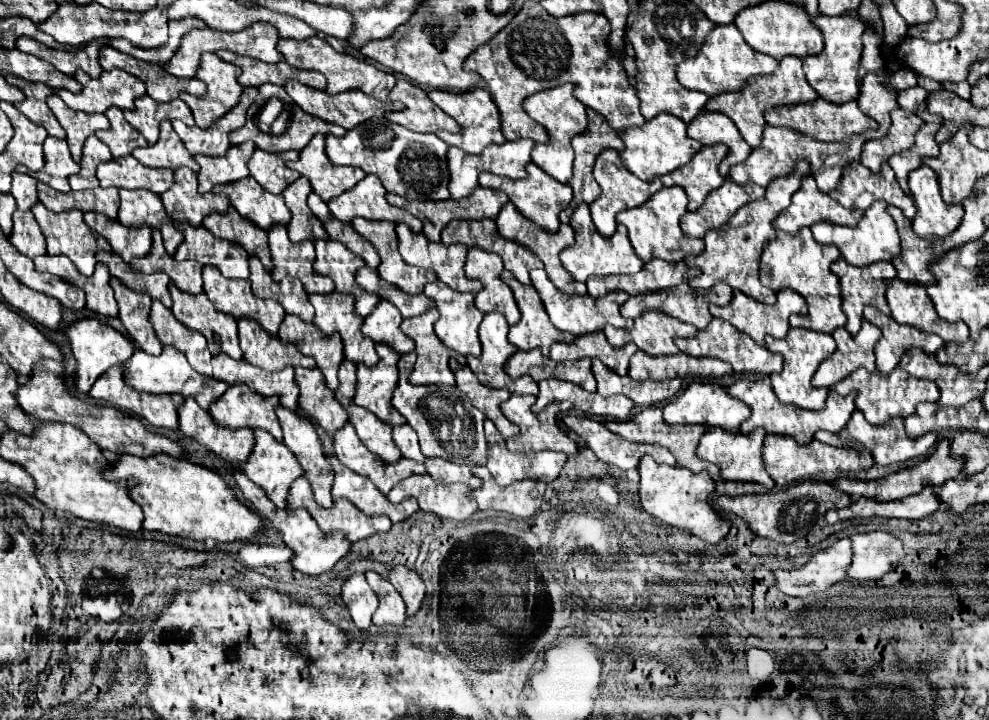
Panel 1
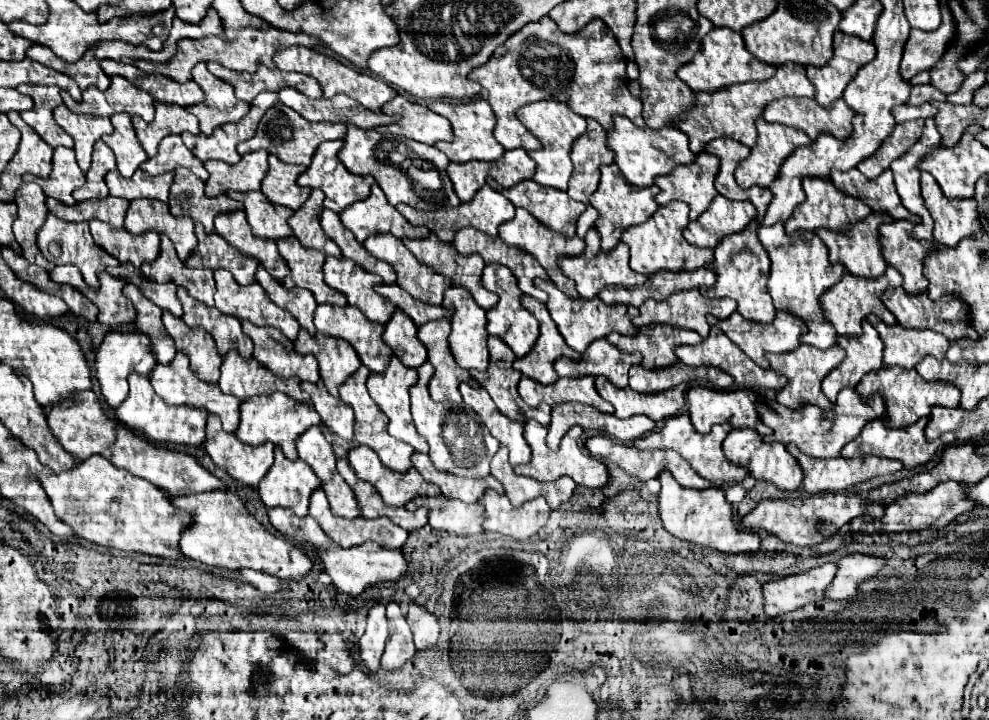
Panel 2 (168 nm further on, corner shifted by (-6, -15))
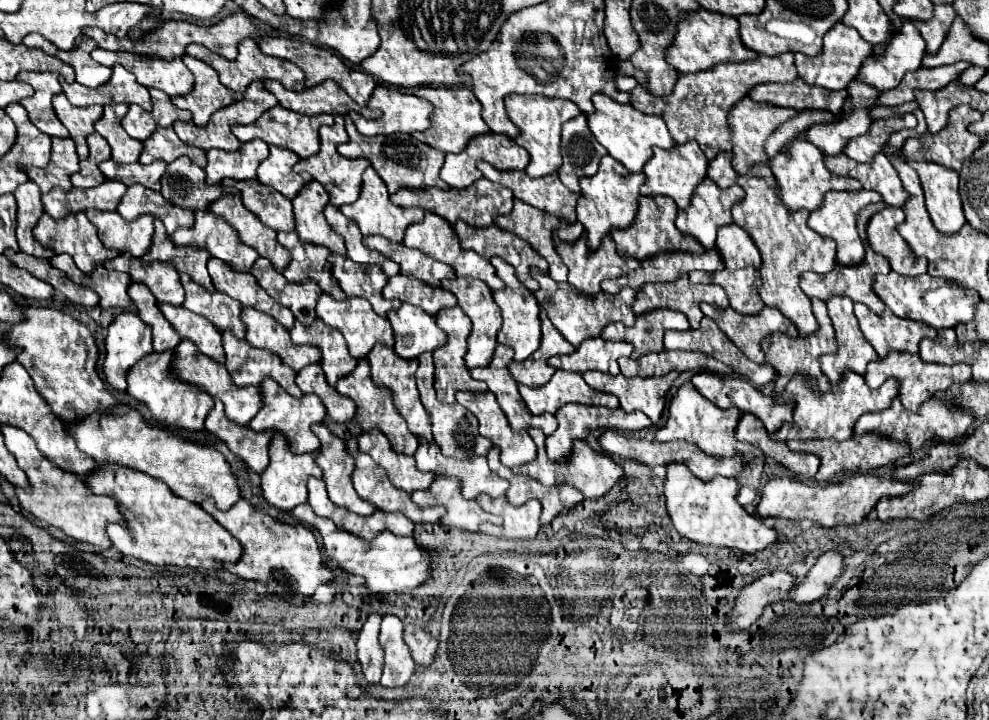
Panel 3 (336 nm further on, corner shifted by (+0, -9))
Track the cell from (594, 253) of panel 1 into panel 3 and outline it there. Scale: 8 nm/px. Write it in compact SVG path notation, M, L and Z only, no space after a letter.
M558 236L554 242L556 252L568 266L568 282L584 294L598 294L602 280L618 278L628 272L628 266L616 254L616 246L610 236L604 238L604 244L598 250L588 250L584 236L572 244L562 242Z

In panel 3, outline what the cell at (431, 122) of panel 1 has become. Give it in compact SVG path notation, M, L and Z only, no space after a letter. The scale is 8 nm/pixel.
M376 86L376 90L372 92L372 98L368 100L370 108L378 108L382 110L382 116L376 120L366 120L364 116L360 116L358 112L348 112L348 116L352 118L352 122L356 124L356 128L364 134L364 136L378 136L378 134L396 134L396 132L416 132L416 130L424 130L428 128L430 122L430 114L432 114L432 104L424 98L418 98L414 94L404 94L402 90L396 88L388 88L388 86Z

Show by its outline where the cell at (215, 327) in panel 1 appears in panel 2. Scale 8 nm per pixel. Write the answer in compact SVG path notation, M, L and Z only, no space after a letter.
M180 286L178 288L178 300L182 302L184 316L188 328L202 328L206 330L218 348L218 354L224 358L228 352L236 350L244 360L250 360L252 356L252 340L242 332L240 320L236 316L218 312L216 308L208 308L202 302L188 296L188 292Z

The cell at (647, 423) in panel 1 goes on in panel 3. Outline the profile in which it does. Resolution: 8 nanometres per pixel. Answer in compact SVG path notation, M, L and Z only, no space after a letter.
M686 382L680 386L680 390L676 392L672 404L670 404L670 412L668 412L668 424L662 426L656 434L656 440L658 442L670 442L670 440L686 440L686 442L692 442L692 444L698 444L706 454L712 454L712 456L732 456L732 454L744 454L744 456L762 456L762 450L752 446L752 444L746 444L746 442L740 442L736 440L734 436L734 430L736 430L736 424L740 420L742 412L732 406L732 408L718 408L714 406L710 400L706 400L694 386L692 382Z

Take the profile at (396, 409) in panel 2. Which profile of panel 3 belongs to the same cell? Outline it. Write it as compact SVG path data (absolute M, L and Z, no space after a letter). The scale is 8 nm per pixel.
M376 344L376 346L370 350L368 360L370 360L370 368L372 368L372 380L378 382L378 384L384 384L386 388L390 388L390 390L394 392L396 408L398 408L400 414L406 418L408 428L412 430L412 434L416 434L418 438L432 438L430 416L428 416L428 412L424 410L424 406L422 406L422 402L420 402L420 394L418 394L416 378L414 378L416 368L418 368L418 360L400 358L400 356L396 356L394 348L384 346L384 344Z

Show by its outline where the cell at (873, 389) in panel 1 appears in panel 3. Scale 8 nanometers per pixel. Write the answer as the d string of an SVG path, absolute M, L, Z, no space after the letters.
M888 354L886 358L870 362L864 378L866 378L866 384L876 384L876 382L882 384L888 378L896 378L900 382L900 394L898 396L904 402L904 406L908 406L908 410L918 410L936 392L948 390L954 382L960 382L960 384L968 382L972 378L972 370L968 364L954 364L954 366L928 364L918 354Z

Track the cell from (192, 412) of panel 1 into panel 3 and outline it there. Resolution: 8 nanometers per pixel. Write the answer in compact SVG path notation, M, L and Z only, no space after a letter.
M218 398L214 410L206 418L206 430L218 436L234 454L238 454L250 470L260 474L268 466L268 444L274 432L256 432L250 426L228 422L224 414L224 404Z

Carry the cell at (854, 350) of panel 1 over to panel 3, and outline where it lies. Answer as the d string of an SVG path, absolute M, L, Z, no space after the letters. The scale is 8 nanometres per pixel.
M832 296L826 304L832 318L832 326L836 330L838 350L834 354L820 356L820 364L830 384L836 384L840 380L840 374L844 374L844 370L848 368L858 374L864 374L868 362L876 360L878 354L876 350L872 350L872 344L864 338L864 334L860 334L860 326L852 308L854 304L850 298Z

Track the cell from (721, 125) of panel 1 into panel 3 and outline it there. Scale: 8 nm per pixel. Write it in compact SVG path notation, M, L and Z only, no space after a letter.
M718 154L716 160L708 166L708 178L712 178L718 186L732 186L738 184L744 188L744 200L736 202L732 208L734 224L744 228L750 238L756 242L762 254L762 288L760 298L766 306L778 308L802 336L808 336L818 330L818 322L812 314L810 298L798 286L798 278L802 272L812 270L818 274L826 274L836 266L836 242L832 238L824 238L812 232L806 224L810 212L788 210L778 198L778 182L768 164L756 164L748 170L746 176L740 176L730 166L730 154Z

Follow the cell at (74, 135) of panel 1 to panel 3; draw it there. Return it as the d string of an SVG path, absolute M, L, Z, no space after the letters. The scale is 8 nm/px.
M56 94L52 98L56 116L60 122L68 128L70 138L76 142L78 156L80 160L88 158L88 146L86 146L86 136L94 132L94 122L102 116L102 106L72 106L64 94Z

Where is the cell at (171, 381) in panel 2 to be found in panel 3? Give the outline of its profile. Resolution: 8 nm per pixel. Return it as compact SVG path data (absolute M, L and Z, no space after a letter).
M182 340L176 346L176 360L172 362L172 374L184 382L202 386L208 390L208 394L212 394L214 398L220 398L224 402L224 410L226 410L228 418L236 424L248 424L260 412L260 406L264 406L262 392L258 386L236 386L224 364L200 354L196 350L196 346L192 346L192 342L188 342L188 340Z

